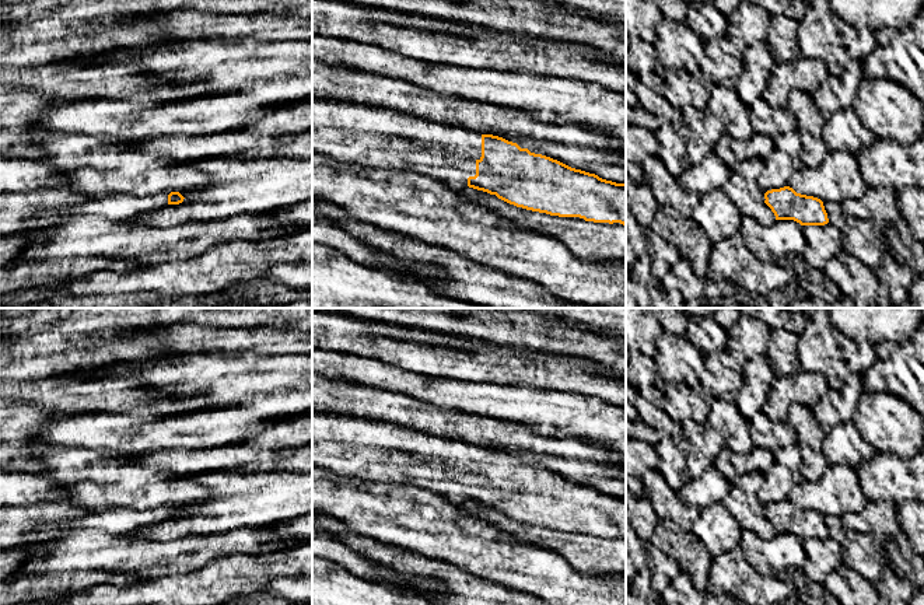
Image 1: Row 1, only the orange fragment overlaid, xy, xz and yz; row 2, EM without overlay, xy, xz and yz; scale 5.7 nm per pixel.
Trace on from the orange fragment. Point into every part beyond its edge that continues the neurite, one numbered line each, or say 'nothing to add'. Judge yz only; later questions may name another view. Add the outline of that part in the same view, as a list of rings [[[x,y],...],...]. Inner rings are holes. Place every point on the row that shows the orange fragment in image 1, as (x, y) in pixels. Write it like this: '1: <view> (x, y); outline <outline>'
nothing to add

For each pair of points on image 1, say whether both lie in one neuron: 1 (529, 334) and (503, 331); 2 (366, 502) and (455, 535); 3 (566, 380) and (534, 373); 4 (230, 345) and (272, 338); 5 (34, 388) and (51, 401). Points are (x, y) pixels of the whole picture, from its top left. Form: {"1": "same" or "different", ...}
{"1": "same", "2": "same", "3": "same", "4": "same", "5": "same"}

